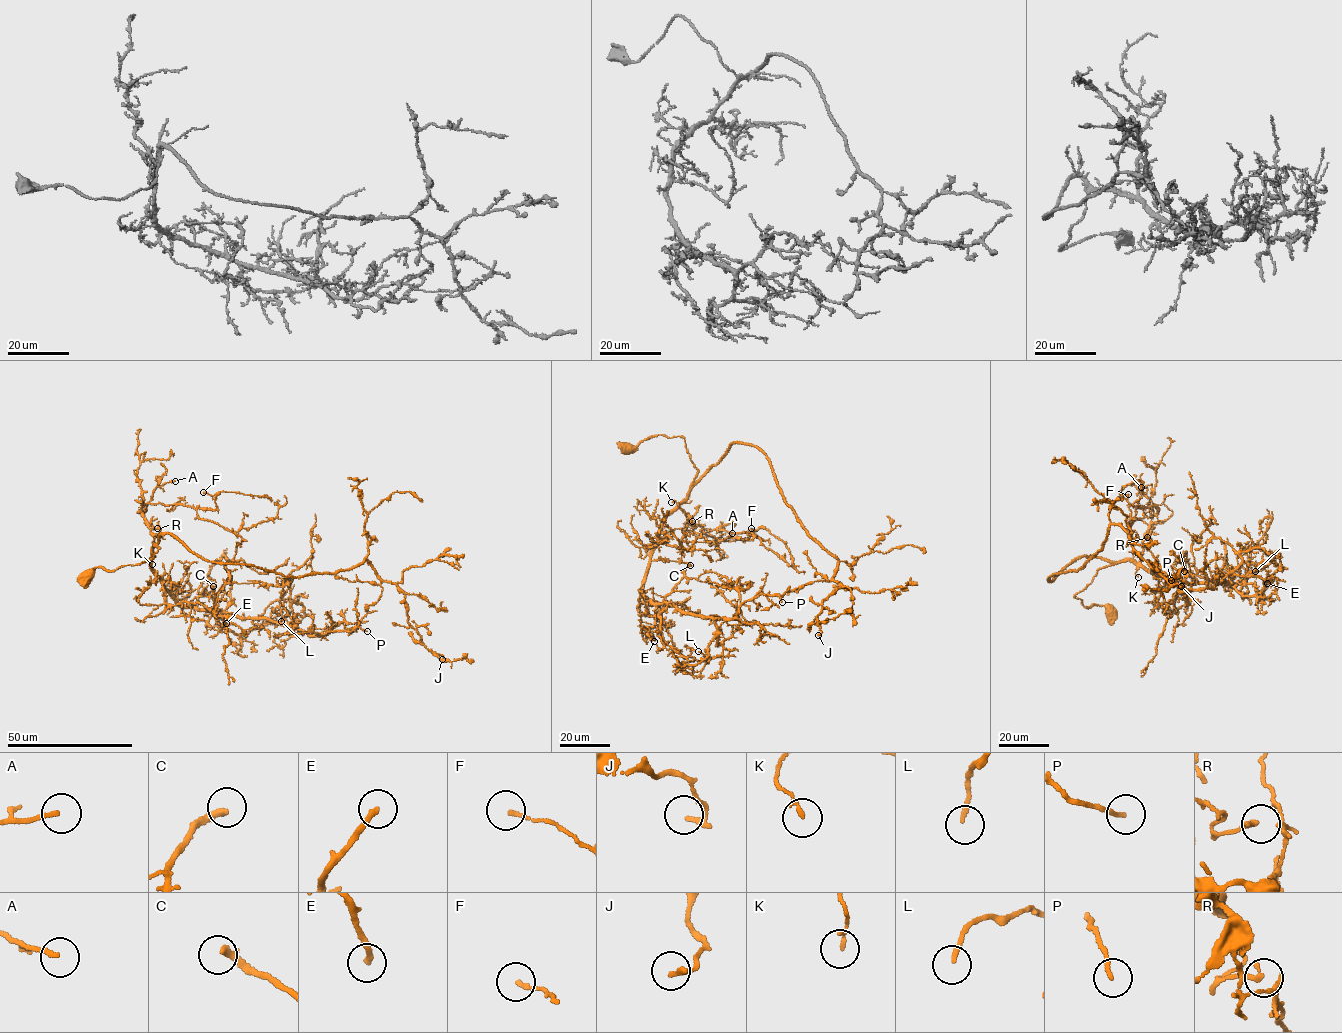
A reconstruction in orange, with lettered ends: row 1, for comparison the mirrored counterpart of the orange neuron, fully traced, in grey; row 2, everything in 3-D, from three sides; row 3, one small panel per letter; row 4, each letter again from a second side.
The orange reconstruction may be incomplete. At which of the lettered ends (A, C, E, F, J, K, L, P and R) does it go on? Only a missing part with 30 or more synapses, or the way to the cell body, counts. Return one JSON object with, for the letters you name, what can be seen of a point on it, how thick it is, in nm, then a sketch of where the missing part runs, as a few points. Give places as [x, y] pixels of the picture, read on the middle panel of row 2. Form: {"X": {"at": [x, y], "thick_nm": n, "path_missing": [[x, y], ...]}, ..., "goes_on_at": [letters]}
{"C": {"at": [690, 565], "thick_nm": 280}, "goes_on_at": ["C"]}

